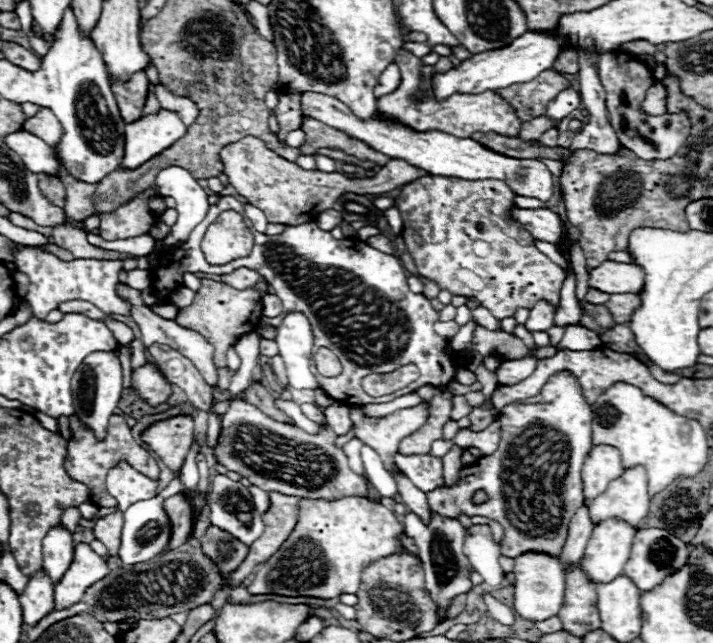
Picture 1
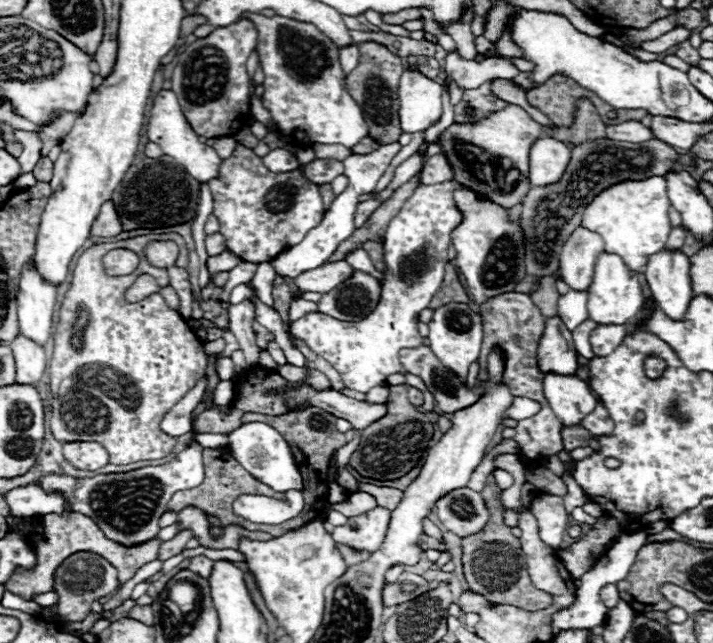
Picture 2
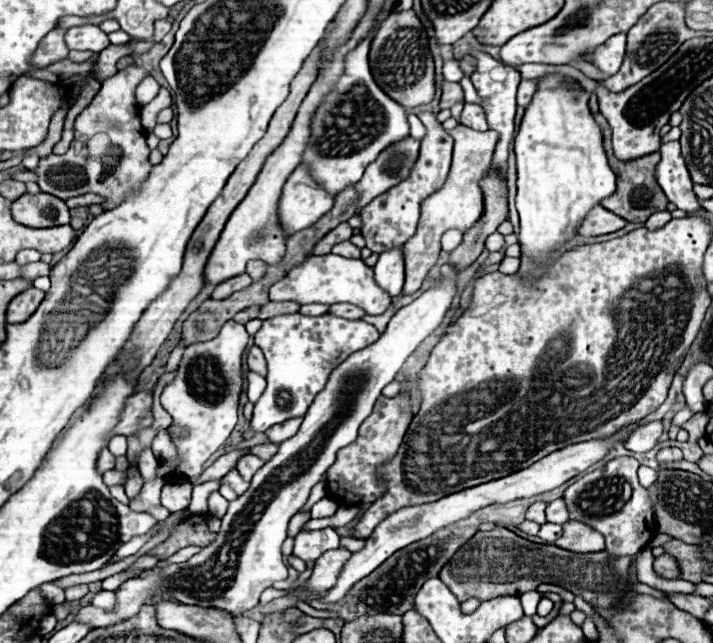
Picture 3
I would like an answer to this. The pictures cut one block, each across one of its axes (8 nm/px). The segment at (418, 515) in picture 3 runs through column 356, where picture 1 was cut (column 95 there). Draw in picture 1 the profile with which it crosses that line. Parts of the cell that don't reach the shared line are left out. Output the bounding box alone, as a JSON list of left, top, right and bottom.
[54,542,110,610]

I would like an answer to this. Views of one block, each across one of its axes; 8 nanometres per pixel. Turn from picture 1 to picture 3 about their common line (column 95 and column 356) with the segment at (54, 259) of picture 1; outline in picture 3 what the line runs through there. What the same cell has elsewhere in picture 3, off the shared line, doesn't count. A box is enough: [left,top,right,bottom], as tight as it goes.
[270,254,392,314]

